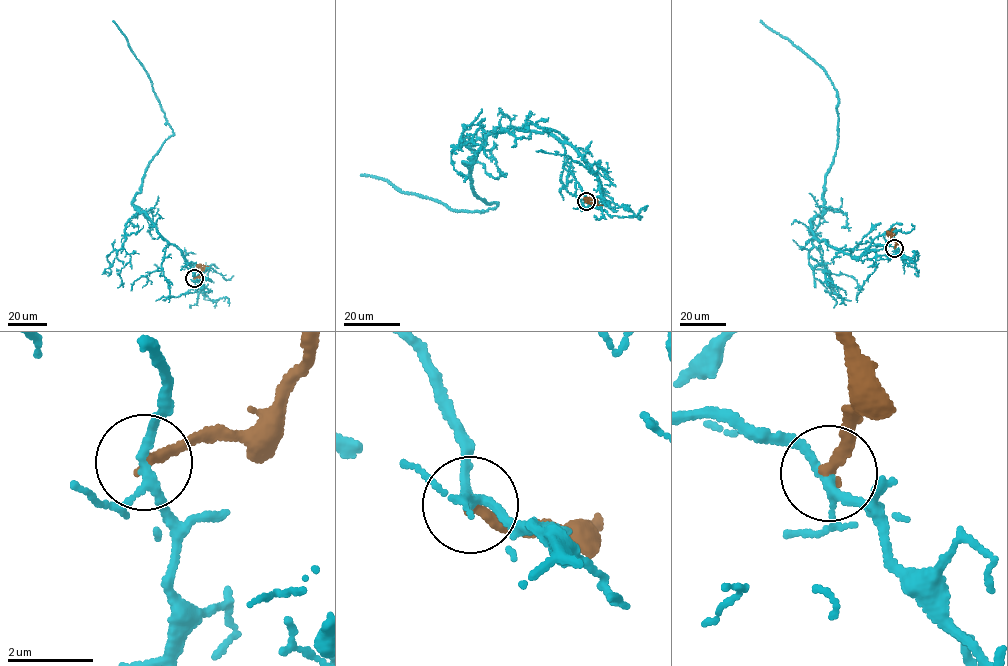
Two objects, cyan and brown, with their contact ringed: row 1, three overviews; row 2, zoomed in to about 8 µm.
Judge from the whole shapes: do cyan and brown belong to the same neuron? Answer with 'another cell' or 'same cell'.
another cell

